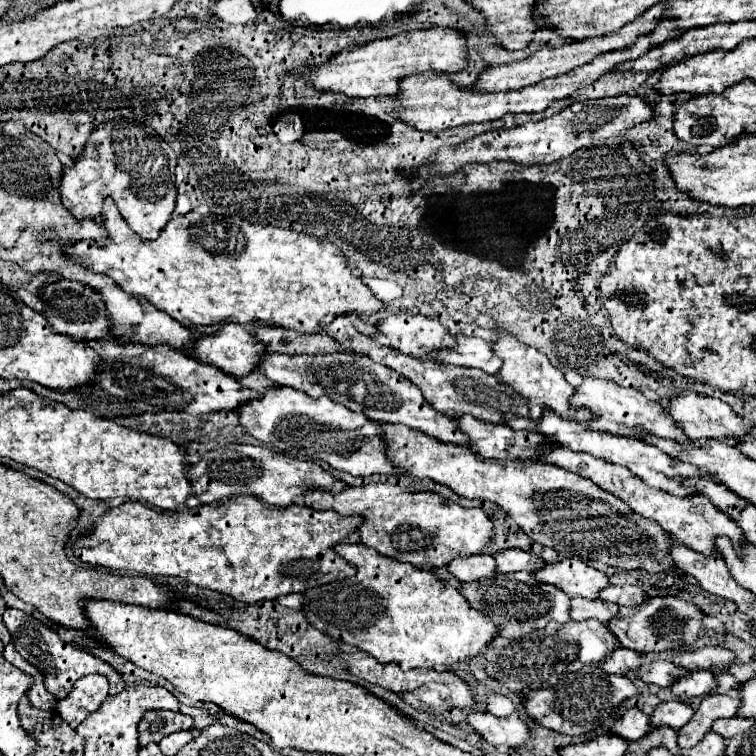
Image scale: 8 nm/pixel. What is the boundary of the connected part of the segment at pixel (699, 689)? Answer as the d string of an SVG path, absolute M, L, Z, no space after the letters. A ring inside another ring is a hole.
M688 671L684 677L678 677L670 691L676 697L690 699L690 697L700 697L706 693L712 693L716 687L716 677L710 671Z

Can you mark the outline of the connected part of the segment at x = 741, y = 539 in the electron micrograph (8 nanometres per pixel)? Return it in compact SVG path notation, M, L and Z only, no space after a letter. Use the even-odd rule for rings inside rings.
M552 447L544 457L540 457L544 463L552 463L558 467L564 467L568 471L574 471L586 479L592 479L596 485L600 485L604 491L624 499L624 503L630 505L630 509L634 509L638 515L654 519L662 525L664 531L668 531L670 535L676 537L676 541L680 545L688 545L690 549L696 549L698 553L716 553L716 539L718 537L728 537L734 545L734 549L740 549L746 543L746 537L742 533L742 529L736 525L734 519L726 517L724 511L720 511L718 507L714 507L704 495L694 495L694 497L676 497L670 495L662 489L656 487L648 487L646 483L642 483L636 475L632 475L628 469L620 467L620 465L612 465L606 463L604 459L596 459L588 453L574 453L566 447Z

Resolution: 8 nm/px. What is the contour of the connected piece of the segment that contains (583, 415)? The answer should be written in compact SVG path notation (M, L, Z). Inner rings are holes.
M500 335L500 339L494 343L494 353L504 361L498 379L508 383L510 387L514 387L522 397L528 397L528 401L532 401L532 411L530 411L530 419L538 419L542 417L544 409L550 409L562 417L574 419L574 421L590 421L592 413L584 407L572 407L570 405L570 397L574 395L574 387L564 379L562 371L556 371L548 357L544 353L540 353L534 347L526 347L524 343L520 343L516 337L512 335Z

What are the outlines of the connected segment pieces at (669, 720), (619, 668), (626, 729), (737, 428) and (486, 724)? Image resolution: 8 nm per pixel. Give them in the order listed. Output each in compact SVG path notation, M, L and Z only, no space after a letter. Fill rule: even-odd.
M682 701L660 703L652 713L652 725L654 727L668 725L674 731L678 731L682 725L686 725L692 719L692 713L694 713L694 709Z
M624 647L612 651L612 655L604 663L600 663L600 669L604 673L618 673L618 675L626 675L628 669L638 669L638 667L640 667L640 653Z
M636 707L628 709L620 719L612 723L612 733L626 741L638 741L640 737L644 737L644 733L648 733L648 729L650 729L650 717Z
M684 393L676 397L666 407L668 413L682 425L684 433L694 441L694 445L704 445L708 439L740 439L750 433L752 425L744 423L724 401L714 397L696 397L696 393Z
M472 711L468 713L468 725L494 747L518 747L530 737L526 723L516 713L512 713L510 717L494 717L492 713Z

